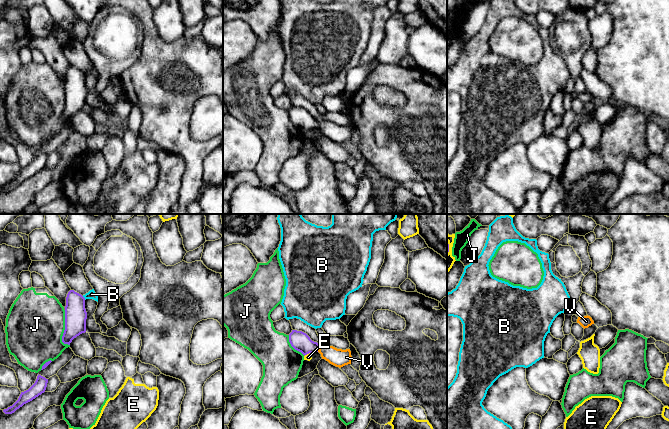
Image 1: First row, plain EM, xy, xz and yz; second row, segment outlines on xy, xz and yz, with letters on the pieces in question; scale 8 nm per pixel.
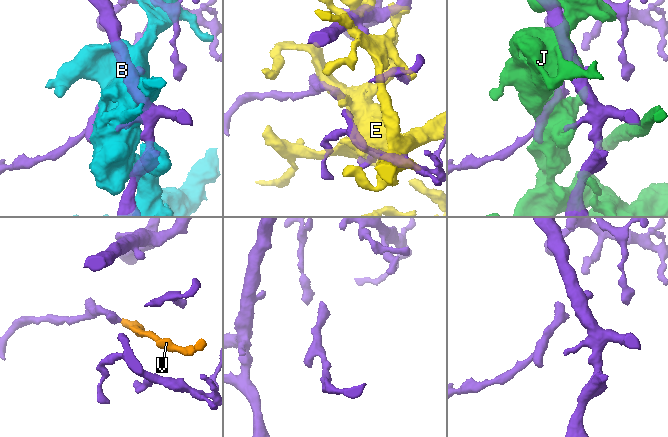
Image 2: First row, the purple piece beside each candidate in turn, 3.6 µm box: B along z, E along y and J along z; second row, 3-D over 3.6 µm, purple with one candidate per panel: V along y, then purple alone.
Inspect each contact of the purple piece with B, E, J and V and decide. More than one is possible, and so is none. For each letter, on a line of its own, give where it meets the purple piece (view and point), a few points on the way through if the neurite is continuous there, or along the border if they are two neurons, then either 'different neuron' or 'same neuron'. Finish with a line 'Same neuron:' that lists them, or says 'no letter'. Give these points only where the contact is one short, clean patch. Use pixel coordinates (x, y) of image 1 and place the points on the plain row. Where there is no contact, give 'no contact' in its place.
B: xy (84, 74) | different neuron
E: yz (448, 23) | different neuron
J: xy (65, 105) | different neuron
V: xz (318, 124) | across xz (300, 117), (307, 122), (318, 124), (337, 133) | same neuron
Same neuron: V

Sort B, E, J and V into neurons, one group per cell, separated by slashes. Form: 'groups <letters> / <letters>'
groups B / E / J / V

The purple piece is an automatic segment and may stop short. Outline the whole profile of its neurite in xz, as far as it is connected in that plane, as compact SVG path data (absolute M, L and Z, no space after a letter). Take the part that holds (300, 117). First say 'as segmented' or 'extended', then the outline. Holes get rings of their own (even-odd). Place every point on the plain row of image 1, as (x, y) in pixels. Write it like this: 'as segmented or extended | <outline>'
extended | M292 106L289 110L289 118L295 126L301 128L304 132L309 129L319 128L322 135L336 143L341 144L351 140L352 132L350 125L342 126L330 121L319 121L302 107Z

